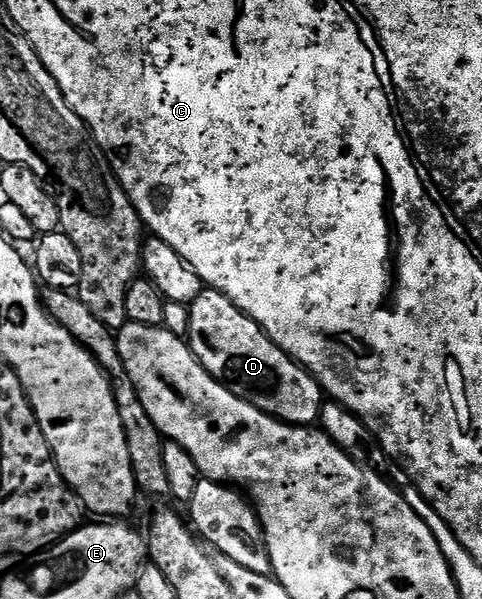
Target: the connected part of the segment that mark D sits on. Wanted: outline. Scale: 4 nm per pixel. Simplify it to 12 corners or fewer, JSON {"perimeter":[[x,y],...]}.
{"perimeter":[[216,288],[187,343],[269,416],[320,421],[316,378]]}

